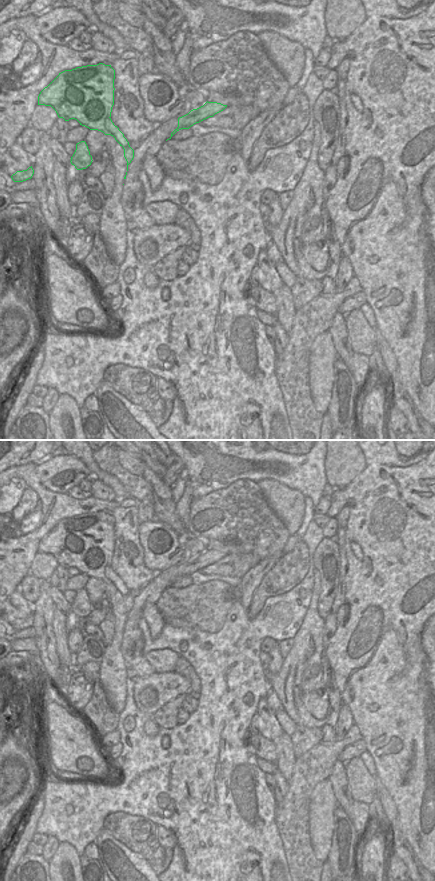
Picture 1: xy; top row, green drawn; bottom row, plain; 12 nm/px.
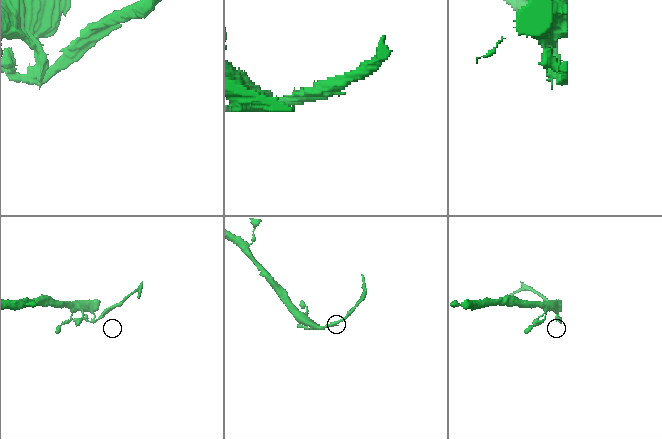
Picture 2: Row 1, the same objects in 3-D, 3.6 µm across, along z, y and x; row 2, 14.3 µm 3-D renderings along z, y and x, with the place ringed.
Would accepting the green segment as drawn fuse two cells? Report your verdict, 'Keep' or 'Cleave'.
Cleave.

